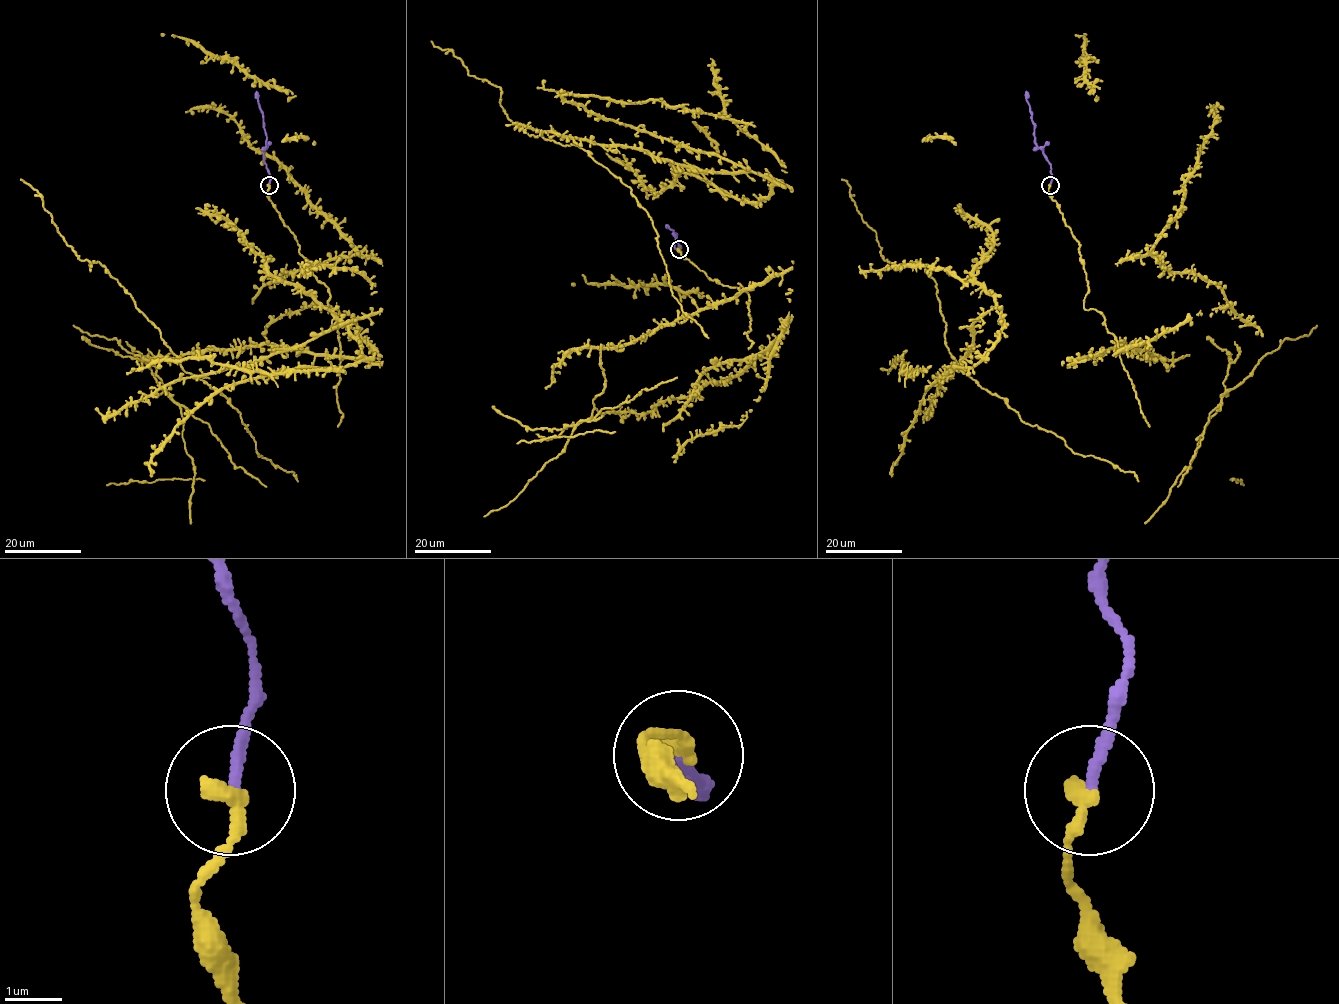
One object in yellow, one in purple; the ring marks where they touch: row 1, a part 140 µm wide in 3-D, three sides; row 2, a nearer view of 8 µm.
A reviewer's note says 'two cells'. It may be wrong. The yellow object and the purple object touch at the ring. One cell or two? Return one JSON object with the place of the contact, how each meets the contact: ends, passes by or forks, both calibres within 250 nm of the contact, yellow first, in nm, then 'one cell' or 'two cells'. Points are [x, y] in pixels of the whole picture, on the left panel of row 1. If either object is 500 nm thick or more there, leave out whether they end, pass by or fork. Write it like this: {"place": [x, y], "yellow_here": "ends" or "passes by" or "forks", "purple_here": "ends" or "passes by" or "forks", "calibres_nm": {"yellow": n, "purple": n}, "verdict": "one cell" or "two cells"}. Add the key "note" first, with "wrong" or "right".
{"note": "wrong", "place": [269, 185], "yellow_here": "ends", "purple_here": "ends", "calibres_nm": {"yellow": 320, "purple": 180}, "verdict": "one cell"}

